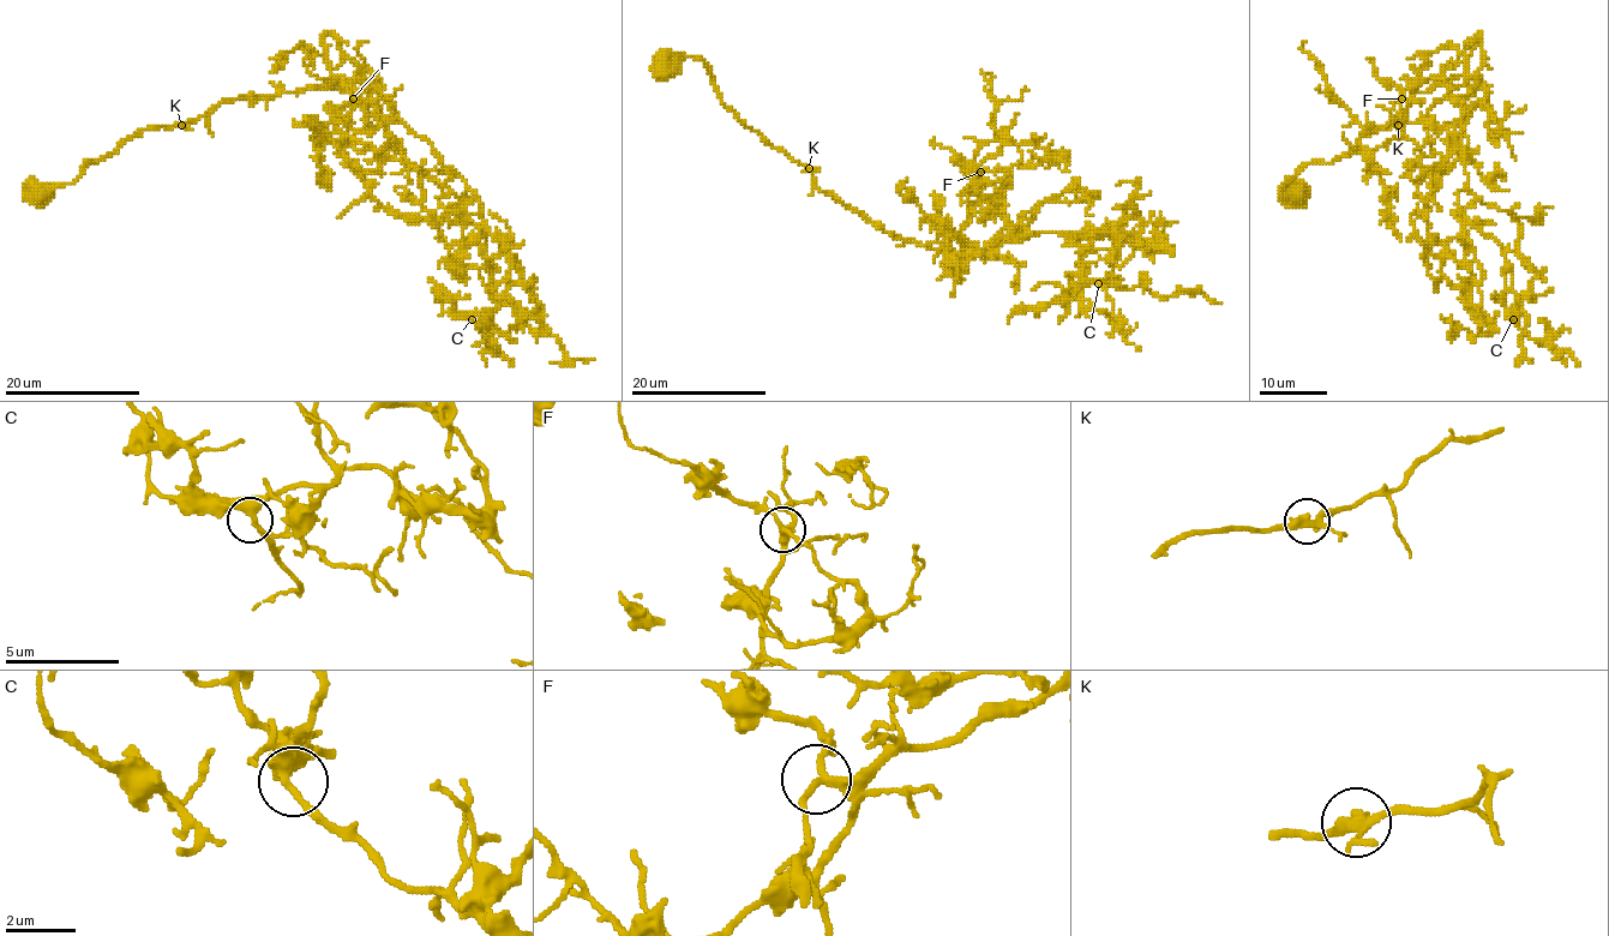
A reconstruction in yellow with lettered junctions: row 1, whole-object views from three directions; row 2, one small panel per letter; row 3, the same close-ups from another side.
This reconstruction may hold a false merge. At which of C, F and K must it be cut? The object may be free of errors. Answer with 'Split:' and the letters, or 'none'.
Split: none

